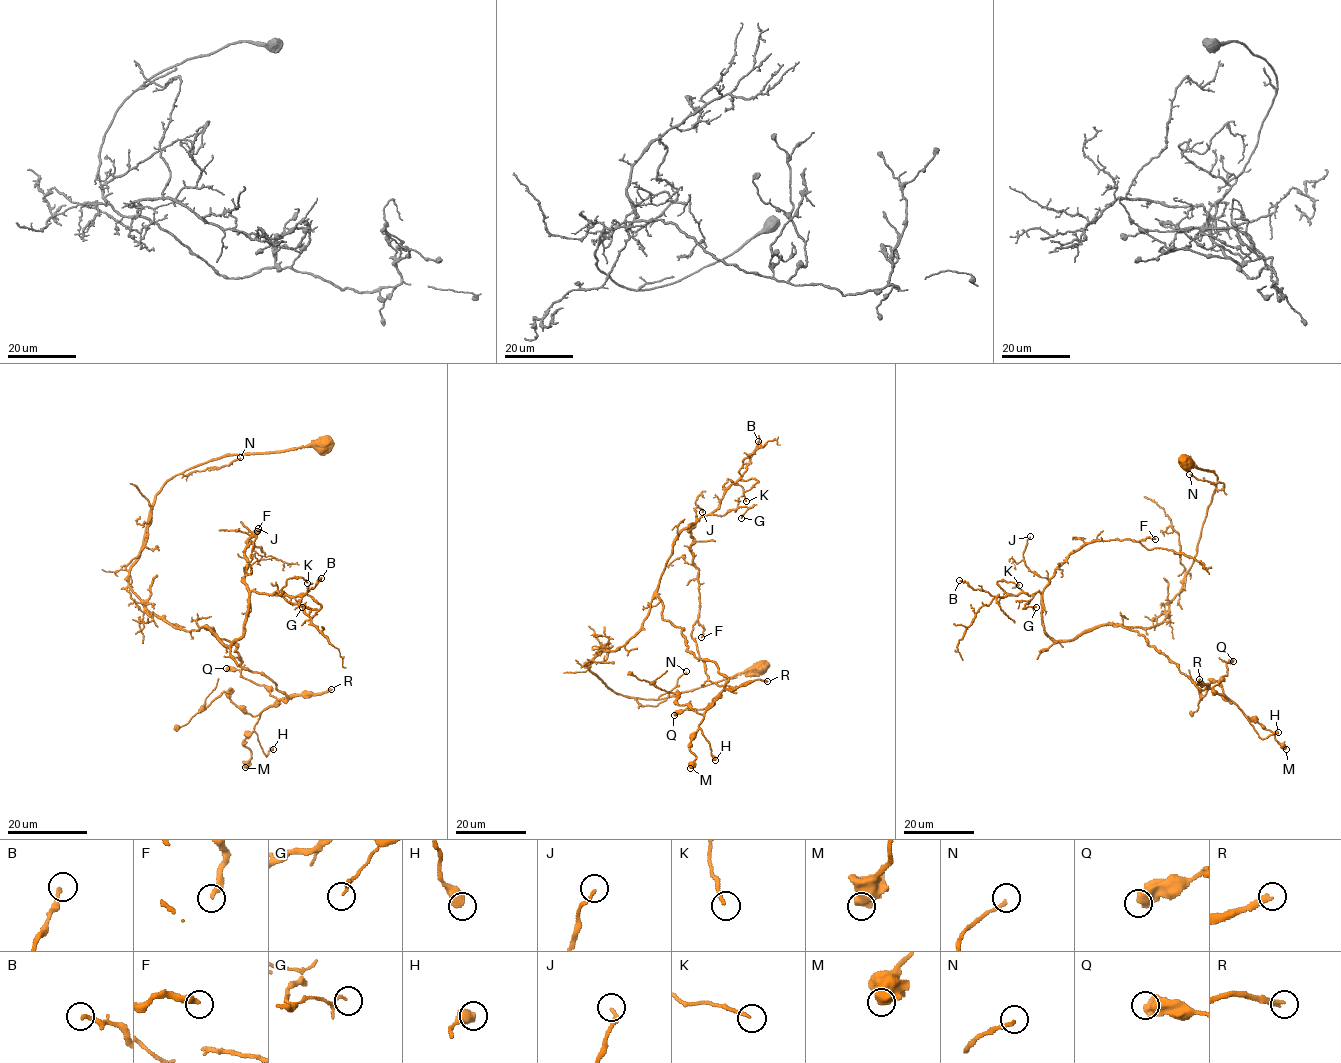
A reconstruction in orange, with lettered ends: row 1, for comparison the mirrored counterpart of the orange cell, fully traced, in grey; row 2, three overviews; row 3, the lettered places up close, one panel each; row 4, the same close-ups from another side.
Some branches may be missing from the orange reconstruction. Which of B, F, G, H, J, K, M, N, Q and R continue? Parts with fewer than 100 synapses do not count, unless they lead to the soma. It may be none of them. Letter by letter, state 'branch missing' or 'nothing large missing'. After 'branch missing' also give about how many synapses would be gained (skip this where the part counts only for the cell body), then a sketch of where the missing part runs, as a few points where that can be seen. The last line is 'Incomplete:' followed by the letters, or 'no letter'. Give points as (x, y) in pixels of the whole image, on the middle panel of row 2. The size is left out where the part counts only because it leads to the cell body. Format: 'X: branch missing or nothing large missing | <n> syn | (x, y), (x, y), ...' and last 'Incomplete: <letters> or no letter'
B: nothing large missing
F: nothing large missing
G: nothing large missing
H: nothing large missing
J: nothing large missing
K: nothing large missing
M: nothing large missing
N: nothing large missing
Q: nothing large missing
R: branch missing | 120 syn
Incomplete: R

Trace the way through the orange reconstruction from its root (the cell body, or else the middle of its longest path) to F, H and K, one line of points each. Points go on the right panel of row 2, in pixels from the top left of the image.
F: (1185, 464), (1212, 471), (1217, 485), (1169, 614), (1070, 639), (1045, 631), (1043, 588), (1071, 553), (1155, 539)
H: (1185, 464), (1212, 471), (1217, 485), (1182, 588), (1159, 624), (1114, 625), (1232, 700), (1260, 737), (1278, 732)
K: (1185, 464), (1212, 471), (1217, 485), (1161, 622), (1054, 640), (1042, 595), (997, 581), (1019, 585)

